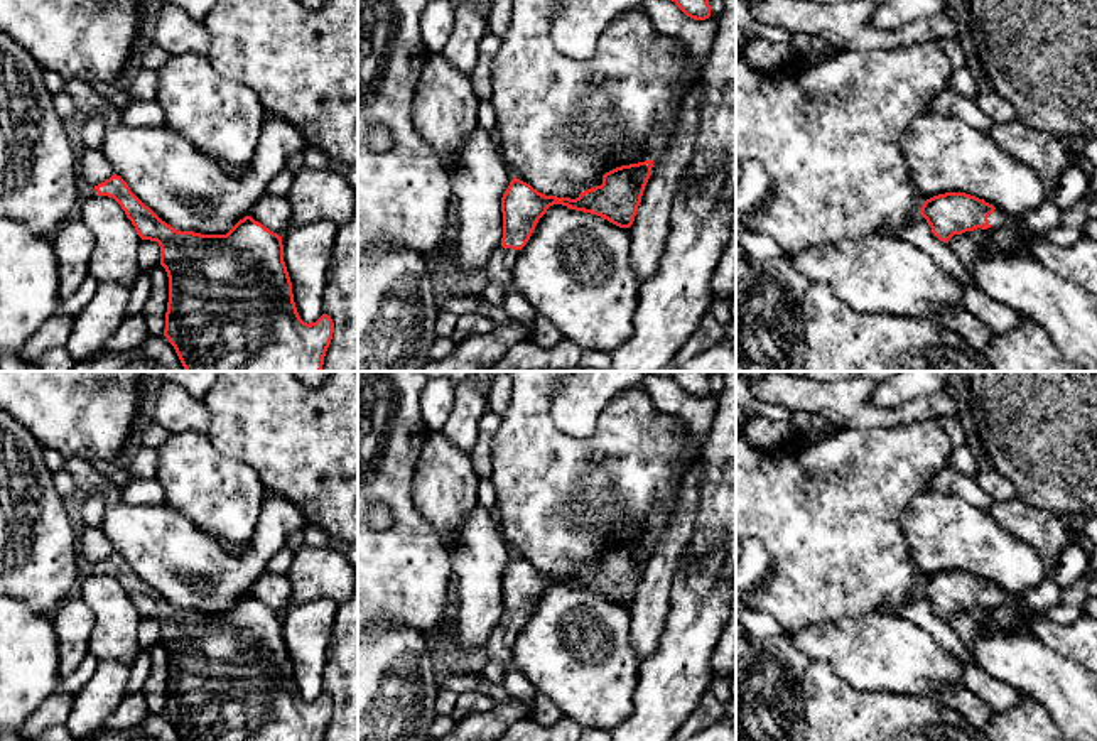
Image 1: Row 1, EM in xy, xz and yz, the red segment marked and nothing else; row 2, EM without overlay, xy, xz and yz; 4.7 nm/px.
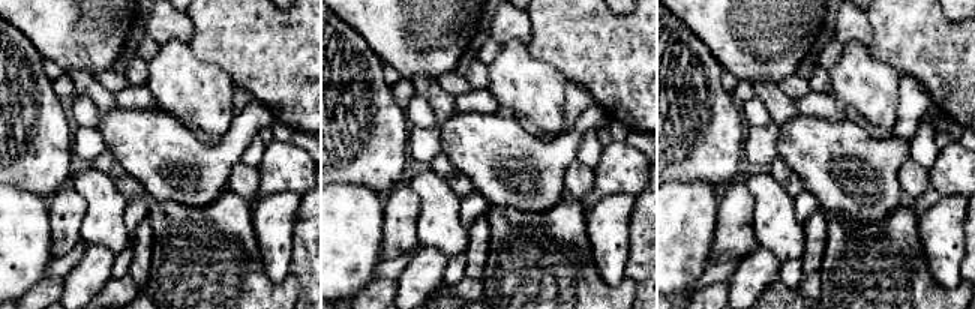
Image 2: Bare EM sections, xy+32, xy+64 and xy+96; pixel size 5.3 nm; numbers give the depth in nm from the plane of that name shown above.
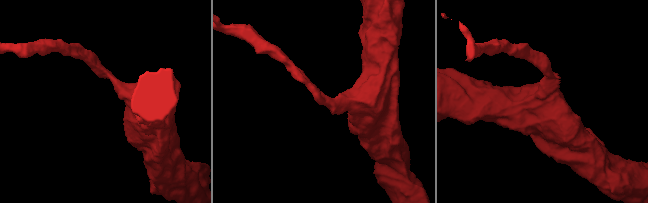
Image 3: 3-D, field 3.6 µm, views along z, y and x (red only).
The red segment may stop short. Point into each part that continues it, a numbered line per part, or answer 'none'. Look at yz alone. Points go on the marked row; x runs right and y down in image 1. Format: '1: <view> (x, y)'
1: yz (998, 218)

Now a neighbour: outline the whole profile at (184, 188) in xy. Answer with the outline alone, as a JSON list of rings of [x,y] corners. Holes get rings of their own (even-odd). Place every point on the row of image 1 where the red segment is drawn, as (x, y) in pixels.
[[[272,115],[263,120],[253,159],[241,176],[165,127],[106,127],[100,152],[130,191],[174,230],[226,235],[251,214],[289,157],[305,147],[299,128]]]

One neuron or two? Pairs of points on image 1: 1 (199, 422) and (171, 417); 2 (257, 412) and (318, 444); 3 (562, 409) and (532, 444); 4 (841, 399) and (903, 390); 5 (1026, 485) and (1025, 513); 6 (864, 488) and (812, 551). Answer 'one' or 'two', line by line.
1: one
2: one
3: two
4: two
5: two
6: one

